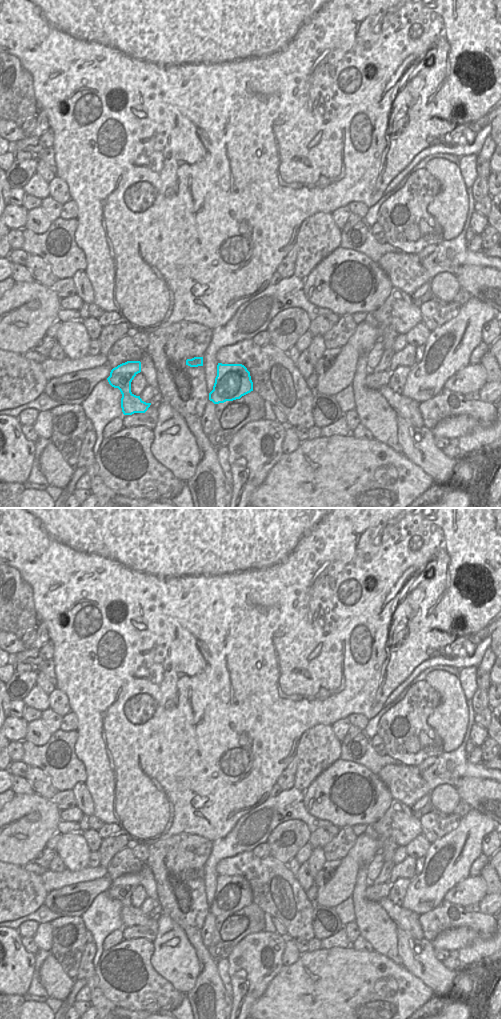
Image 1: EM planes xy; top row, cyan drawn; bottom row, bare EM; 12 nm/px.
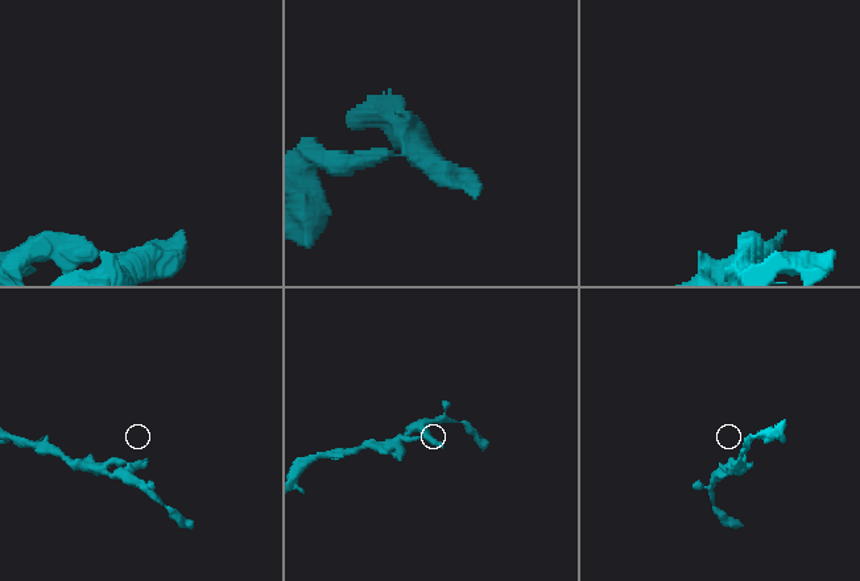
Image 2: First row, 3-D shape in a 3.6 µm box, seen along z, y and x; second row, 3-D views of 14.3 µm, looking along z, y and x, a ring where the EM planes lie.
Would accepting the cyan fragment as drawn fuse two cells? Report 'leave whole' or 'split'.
leave whole

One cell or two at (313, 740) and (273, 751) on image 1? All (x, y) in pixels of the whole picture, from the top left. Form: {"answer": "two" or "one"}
{"answer": "two"}

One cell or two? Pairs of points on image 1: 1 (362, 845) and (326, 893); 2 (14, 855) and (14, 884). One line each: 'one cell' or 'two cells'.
1: one cell
2: two cells

